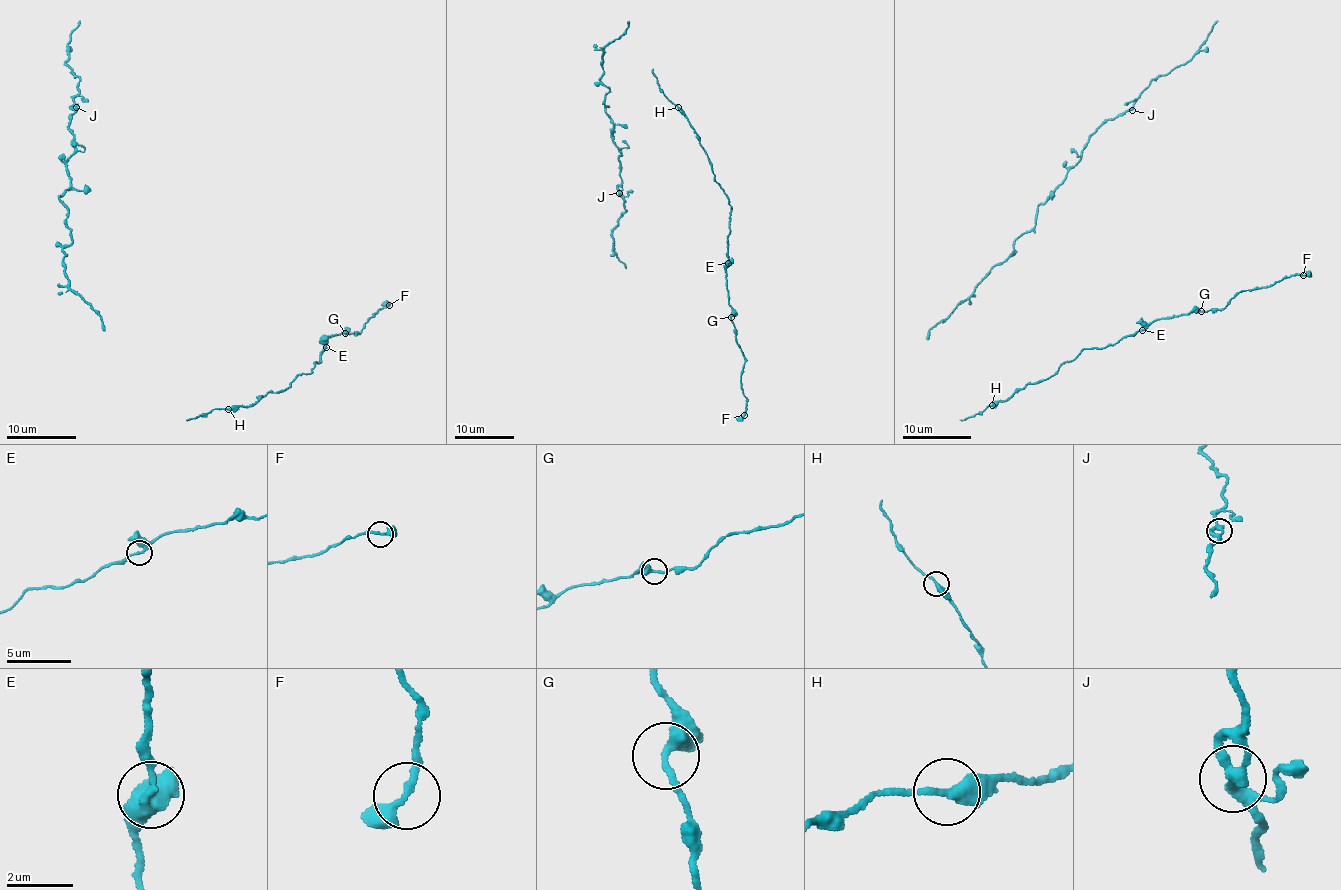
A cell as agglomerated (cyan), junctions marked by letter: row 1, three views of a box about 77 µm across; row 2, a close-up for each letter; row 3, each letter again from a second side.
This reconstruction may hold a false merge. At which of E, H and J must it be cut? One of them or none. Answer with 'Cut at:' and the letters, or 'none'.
Cut at: none

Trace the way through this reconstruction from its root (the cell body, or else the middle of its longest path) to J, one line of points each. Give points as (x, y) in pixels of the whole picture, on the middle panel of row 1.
J: (629, 22), (604, 50), (600, 78), (610, 87), (605, 112), (622, 152), (619, 193)

